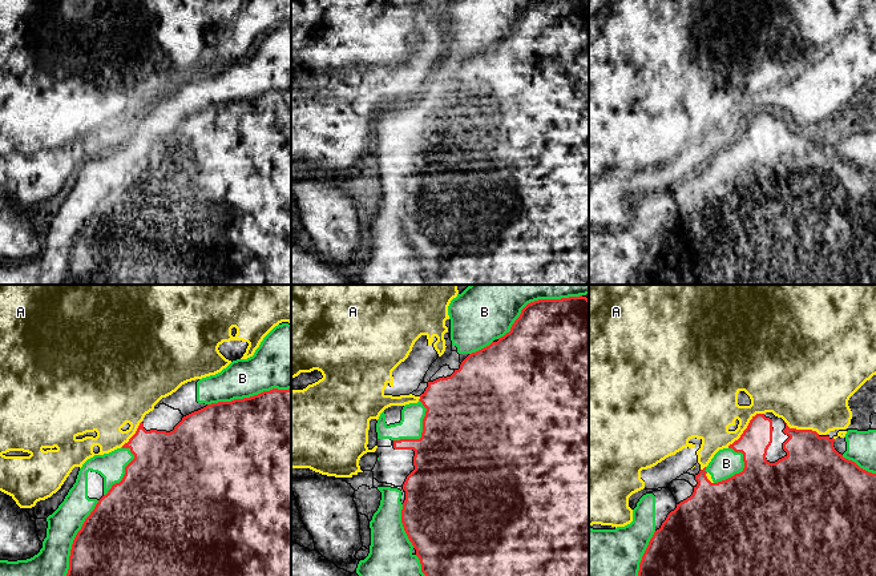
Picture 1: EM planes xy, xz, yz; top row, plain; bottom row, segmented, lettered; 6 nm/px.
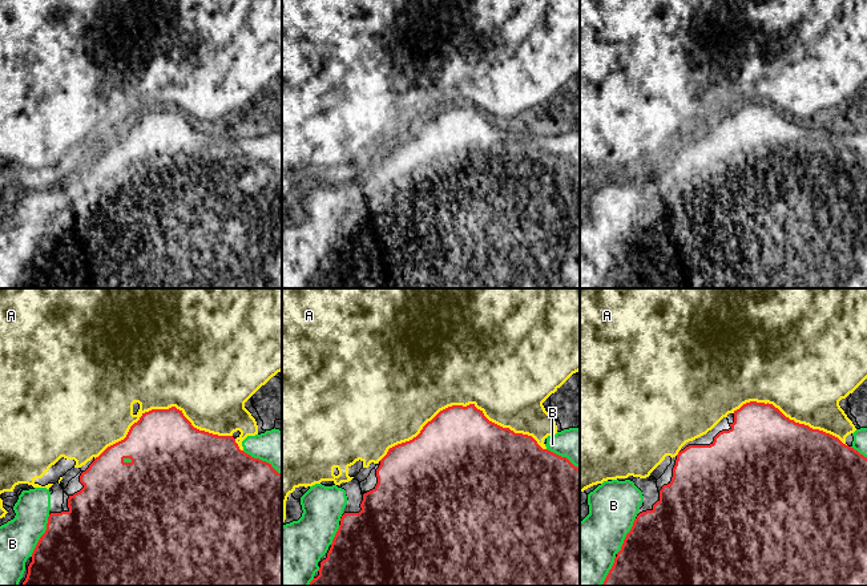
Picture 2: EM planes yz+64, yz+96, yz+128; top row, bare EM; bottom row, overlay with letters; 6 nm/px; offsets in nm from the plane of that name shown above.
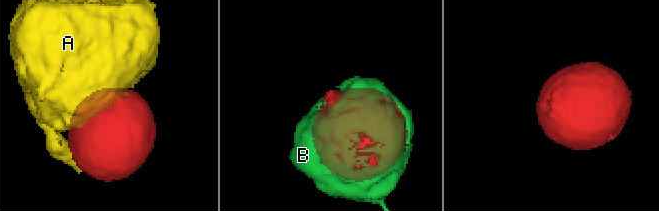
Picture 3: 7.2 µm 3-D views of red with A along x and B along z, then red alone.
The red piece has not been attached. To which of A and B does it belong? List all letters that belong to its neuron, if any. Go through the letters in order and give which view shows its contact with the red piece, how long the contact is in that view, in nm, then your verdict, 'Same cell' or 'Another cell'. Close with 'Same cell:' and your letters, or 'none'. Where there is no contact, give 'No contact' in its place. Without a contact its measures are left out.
A: Touches red in yz. Shared border 300 nm. Another cell
B: Touches red in xy. Shared border 500 nm. Same cell
Same cell: B

